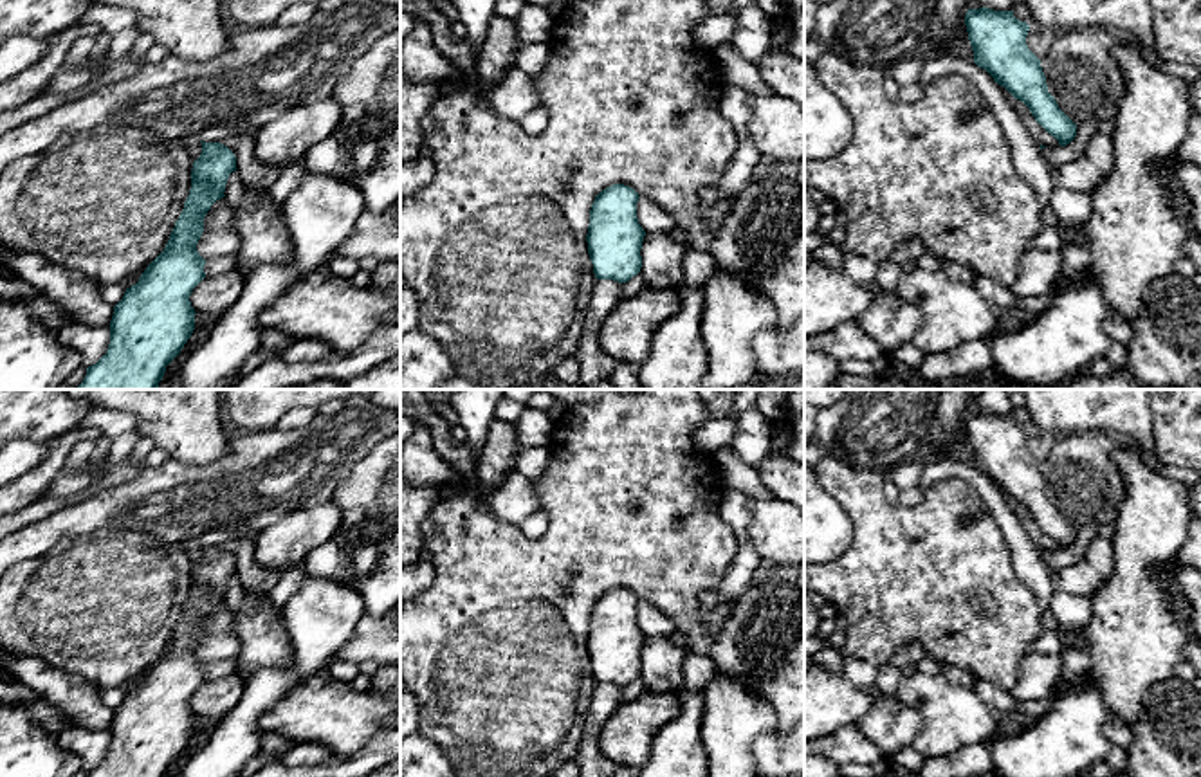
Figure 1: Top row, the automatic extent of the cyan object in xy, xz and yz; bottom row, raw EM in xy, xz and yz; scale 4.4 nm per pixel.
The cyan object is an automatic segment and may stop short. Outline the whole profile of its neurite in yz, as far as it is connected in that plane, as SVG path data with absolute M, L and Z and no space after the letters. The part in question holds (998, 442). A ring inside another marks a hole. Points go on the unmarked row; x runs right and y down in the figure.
M988 411L968 413L965 418L968 443L974 454L974 467L985 472L997 489L1004 490L1015 503L1022 505L1035 525L1053 539L1060 550L1069 548L1077 539L1077 528L1059 512L1048 496L1041 463L1028 452L1030 429L1013 420L1013 415L994 415Z

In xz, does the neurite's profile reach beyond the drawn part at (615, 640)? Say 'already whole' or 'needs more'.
already whole

